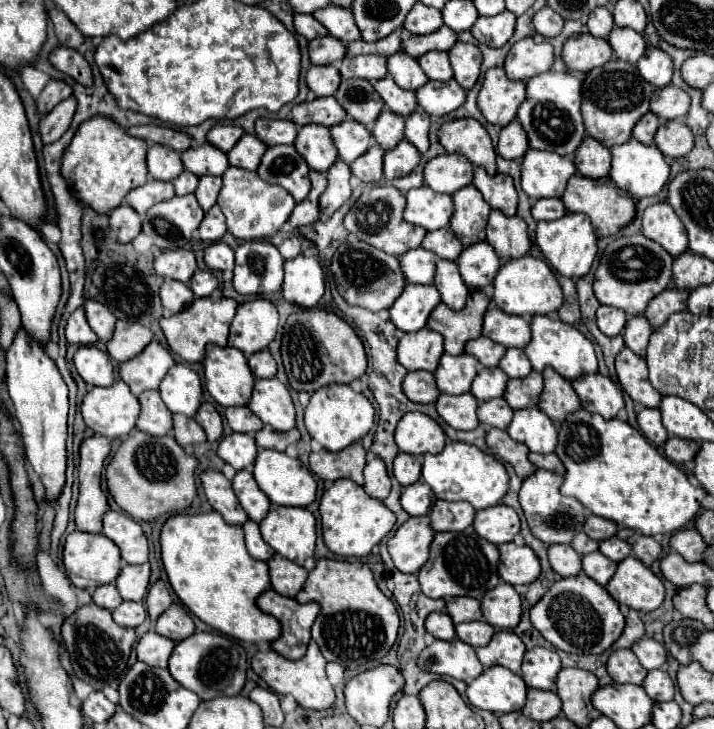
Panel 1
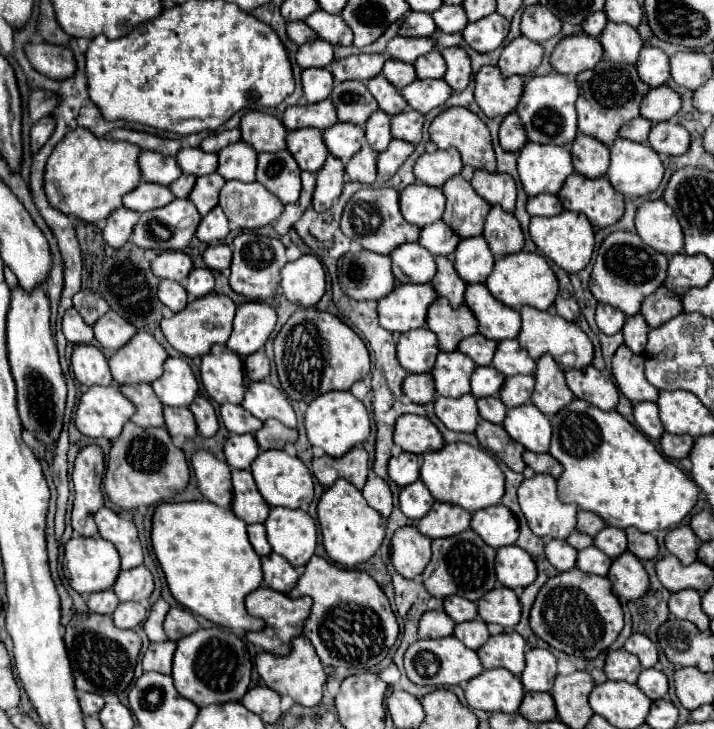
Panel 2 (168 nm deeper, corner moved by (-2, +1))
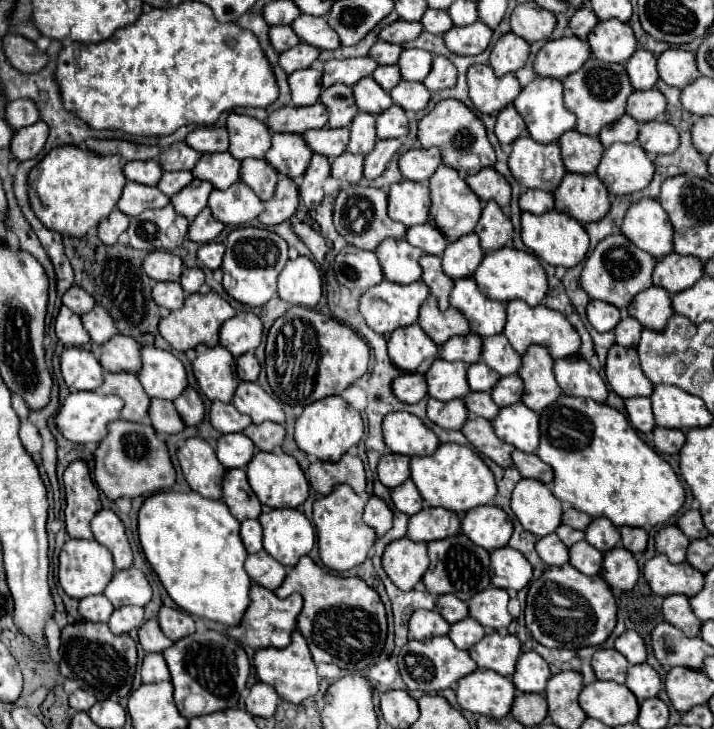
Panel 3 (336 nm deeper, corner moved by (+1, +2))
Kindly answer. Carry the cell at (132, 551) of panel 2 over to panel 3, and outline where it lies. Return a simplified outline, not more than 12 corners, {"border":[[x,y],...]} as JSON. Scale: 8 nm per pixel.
{"border":[[111,509],[91,521],[95,539],[113,553],[117,569],[133,565],[125,525]]}

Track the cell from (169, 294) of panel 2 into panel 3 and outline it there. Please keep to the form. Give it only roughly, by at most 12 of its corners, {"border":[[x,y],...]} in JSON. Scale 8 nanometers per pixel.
{"border":[[173,281],[155,283],[153,299],[167,311],[183,307],[185,291]]}

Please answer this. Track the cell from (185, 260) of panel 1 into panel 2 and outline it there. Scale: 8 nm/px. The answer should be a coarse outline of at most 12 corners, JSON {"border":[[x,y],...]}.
{"border":[[162,252],[150,264],[158,278],[184,282],[192,260],[184,252]]}

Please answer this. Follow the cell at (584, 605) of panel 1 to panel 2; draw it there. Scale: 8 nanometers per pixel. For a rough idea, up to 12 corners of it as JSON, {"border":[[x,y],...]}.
{"border":[[550,578],[530,610],[548,646],[596,658],[618,638],[608,578]]}

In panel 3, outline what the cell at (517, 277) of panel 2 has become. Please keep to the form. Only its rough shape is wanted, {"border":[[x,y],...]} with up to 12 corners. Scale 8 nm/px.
{"border":[[503,247],[475,271],[483,295],[537,307],[547,275],[535,255]]}

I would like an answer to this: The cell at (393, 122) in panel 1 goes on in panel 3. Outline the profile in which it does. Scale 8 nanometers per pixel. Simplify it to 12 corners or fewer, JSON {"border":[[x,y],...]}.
{"border":[[361,111],[351,123],[347,151],[367,155],[377,143],[375,115]]}

